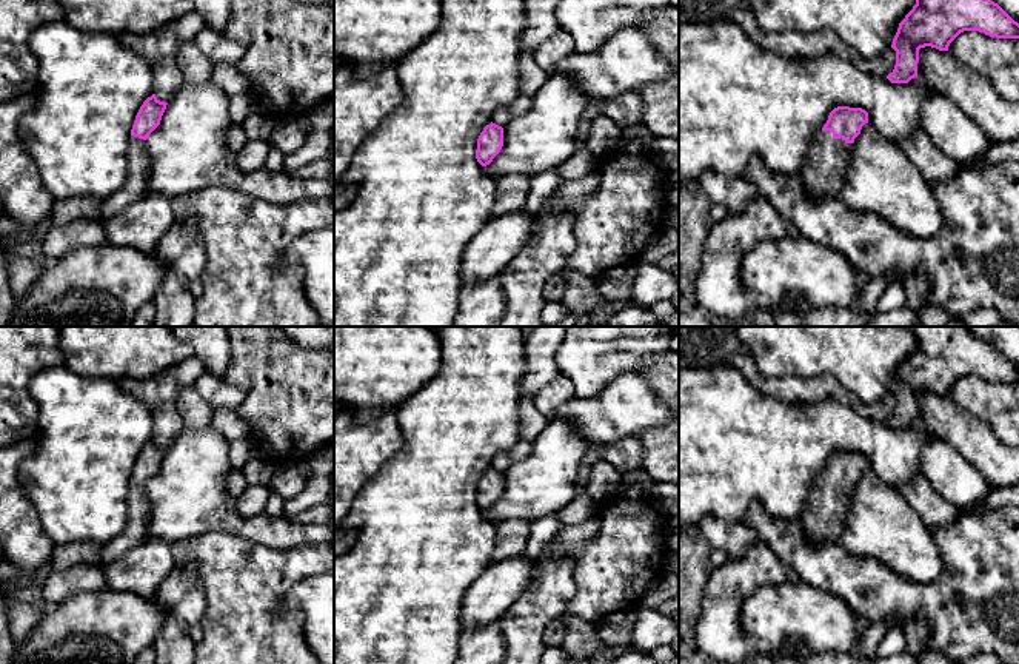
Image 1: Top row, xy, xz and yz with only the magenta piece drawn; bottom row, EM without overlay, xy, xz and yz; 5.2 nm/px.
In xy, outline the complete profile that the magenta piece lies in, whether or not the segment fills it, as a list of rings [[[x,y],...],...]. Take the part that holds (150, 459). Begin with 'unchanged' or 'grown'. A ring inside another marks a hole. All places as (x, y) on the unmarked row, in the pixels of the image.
grown | [[[152,439],[140,451],[128,491],[128,522],[115,538],[102,545],[102,567],[114,562],[145,541],[149,519],[146,484],[160,470],[166,450],[166,447],[160,447],[155,439]]]

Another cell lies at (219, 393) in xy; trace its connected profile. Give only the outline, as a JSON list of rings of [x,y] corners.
[[[205,373],[194,385],[202,397],[215,410],[239,410],[245,399],[245,391],[237,385],[228,384],[225,377],[214,379]]]

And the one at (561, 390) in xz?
[[[563,374],[543,385],[534,396],[534,407],[546,418],[554,416],[554,411],[565,402],[574,397],[574,384]]]

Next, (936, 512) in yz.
[[[925,476],[897,488],[928,528],[944,528],[956,522],[961,510],[942,498]]]

